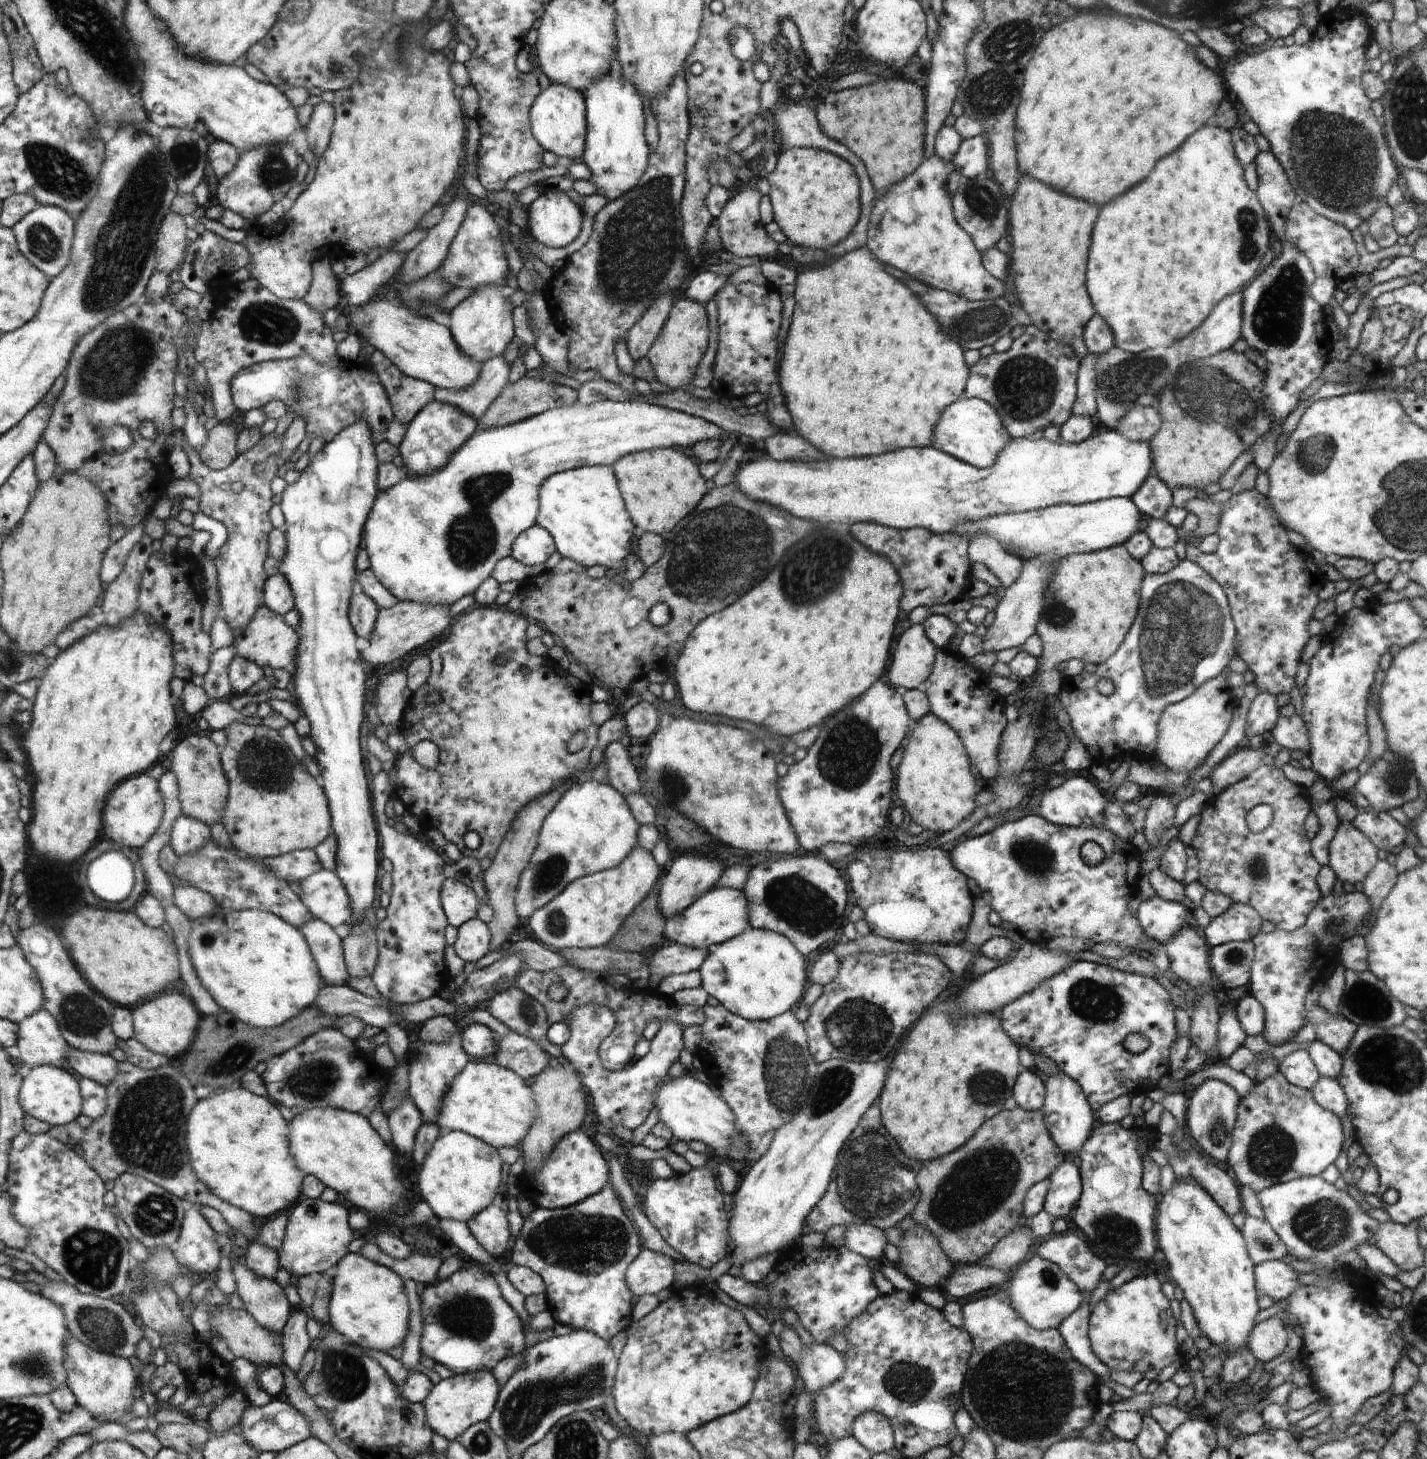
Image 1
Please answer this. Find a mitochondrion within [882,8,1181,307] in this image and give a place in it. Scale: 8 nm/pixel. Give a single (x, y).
(1004, 49)

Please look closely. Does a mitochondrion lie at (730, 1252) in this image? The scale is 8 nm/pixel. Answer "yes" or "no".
no

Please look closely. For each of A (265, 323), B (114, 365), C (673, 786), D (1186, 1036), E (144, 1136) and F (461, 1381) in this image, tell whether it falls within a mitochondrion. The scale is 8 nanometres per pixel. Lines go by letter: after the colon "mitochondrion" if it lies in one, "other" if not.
A: mitochondrion
B: mitochondrion
C: mitochondrion
D: other
E: mitochondrion
F: other

